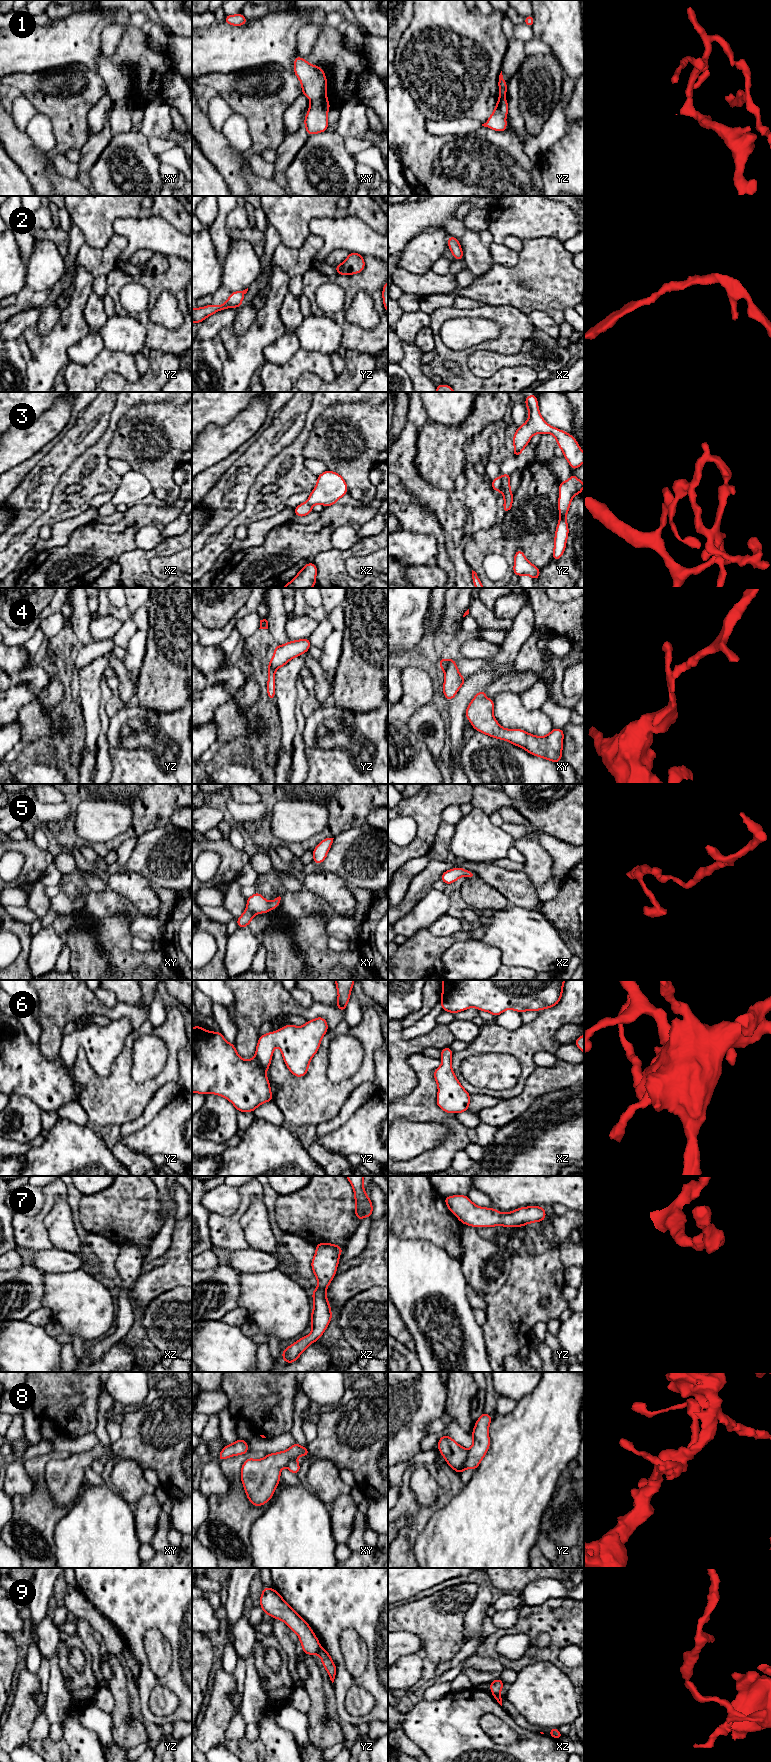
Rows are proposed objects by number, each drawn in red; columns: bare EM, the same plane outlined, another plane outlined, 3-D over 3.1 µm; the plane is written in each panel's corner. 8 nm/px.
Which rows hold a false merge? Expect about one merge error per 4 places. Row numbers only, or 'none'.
3, 4, 8, 9

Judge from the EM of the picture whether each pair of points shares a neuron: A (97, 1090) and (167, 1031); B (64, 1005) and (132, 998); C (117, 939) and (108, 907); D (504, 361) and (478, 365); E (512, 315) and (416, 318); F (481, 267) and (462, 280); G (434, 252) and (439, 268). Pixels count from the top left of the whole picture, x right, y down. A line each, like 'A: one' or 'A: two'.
A: one
B: two
C: two
D: one
E: two
F: two
G: two

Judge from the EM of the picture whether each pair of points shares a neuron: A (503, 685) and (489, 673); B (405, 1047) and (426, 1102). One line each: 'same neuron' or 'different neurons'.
A: different neurons
B: different neurons

